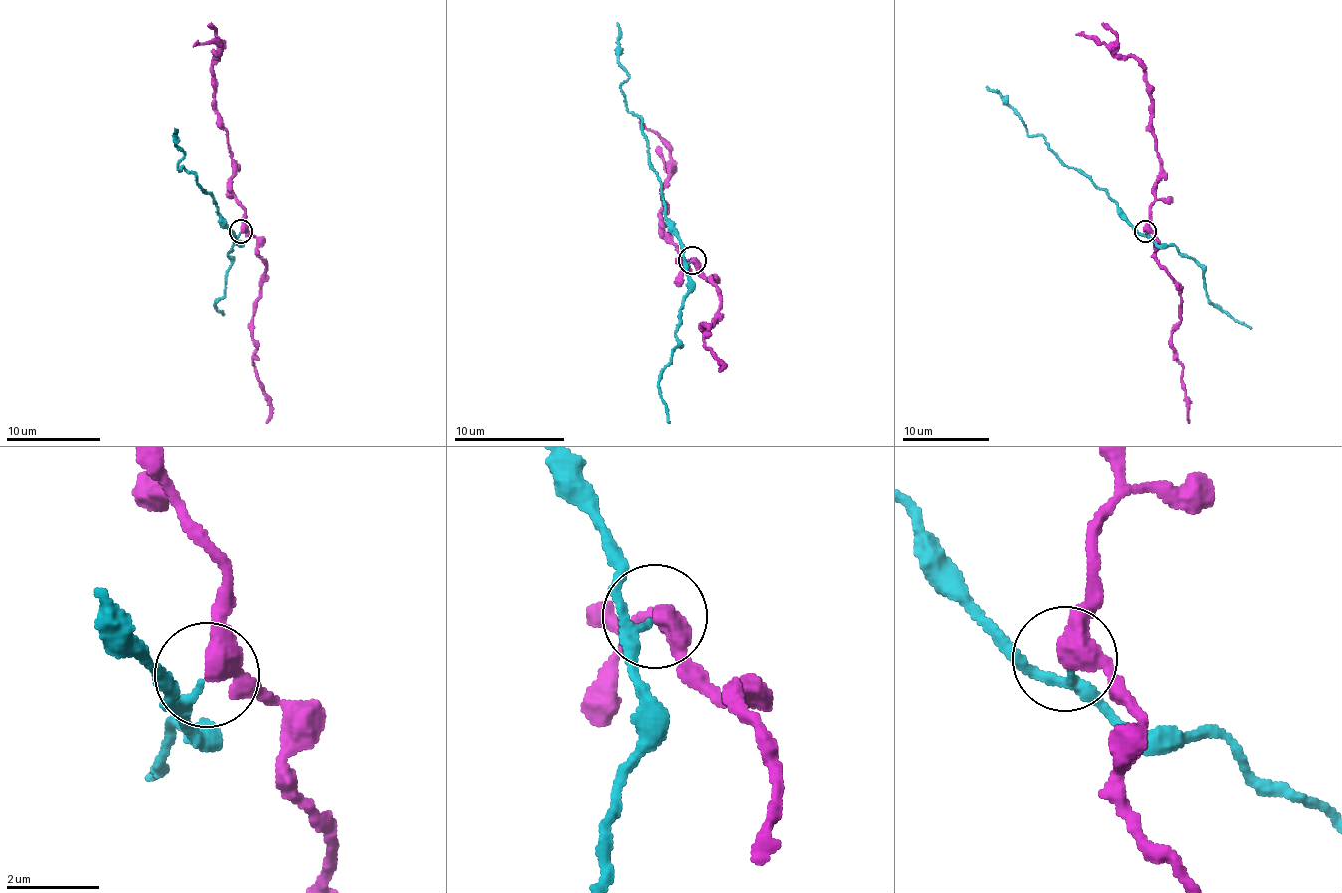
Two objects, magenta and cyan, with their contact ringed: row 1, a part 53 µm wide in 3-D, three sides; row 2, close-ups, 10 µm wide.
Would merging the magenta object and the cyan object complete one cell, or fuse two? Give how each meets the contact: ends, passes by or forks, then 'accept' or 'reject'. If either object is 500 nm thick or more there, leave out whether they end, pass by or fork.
magenta passes by; cyan passes by; reject

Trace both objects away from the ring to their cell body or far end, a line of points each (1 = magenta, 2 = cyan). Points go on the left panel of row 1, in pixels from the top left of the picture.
1: (240, 232), (245, 208), (231, 188), (233, 152), (228, 131), (217, 111), (212, 64), (218, 42), (192, 47)
2: (240, 232), (233, 235), (197, 177), (182, 166), (178, 169), (185, 152), (175, 143), (175, 129)

